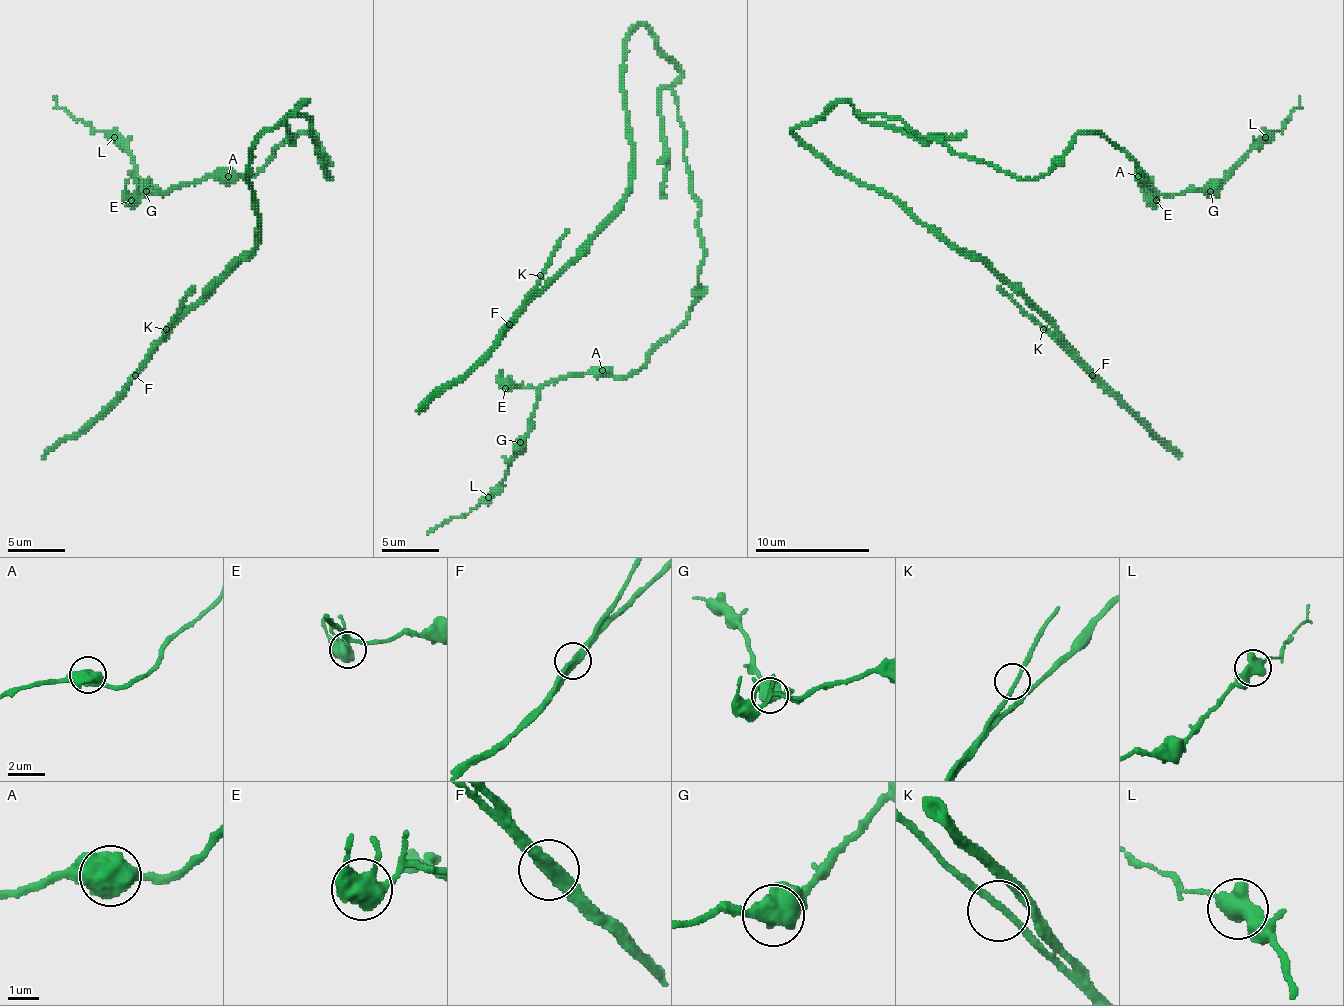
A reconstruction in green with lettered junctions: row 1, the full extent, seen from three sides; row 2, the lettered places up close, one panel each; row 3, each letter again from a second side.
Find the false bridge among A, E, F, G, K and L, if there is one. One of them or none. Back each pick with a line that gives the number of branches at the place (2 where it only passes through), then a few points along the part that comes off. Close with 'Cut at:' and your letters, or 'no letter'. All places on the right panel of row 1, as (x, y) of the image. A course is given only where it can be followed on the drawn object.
Cut at: no letter

